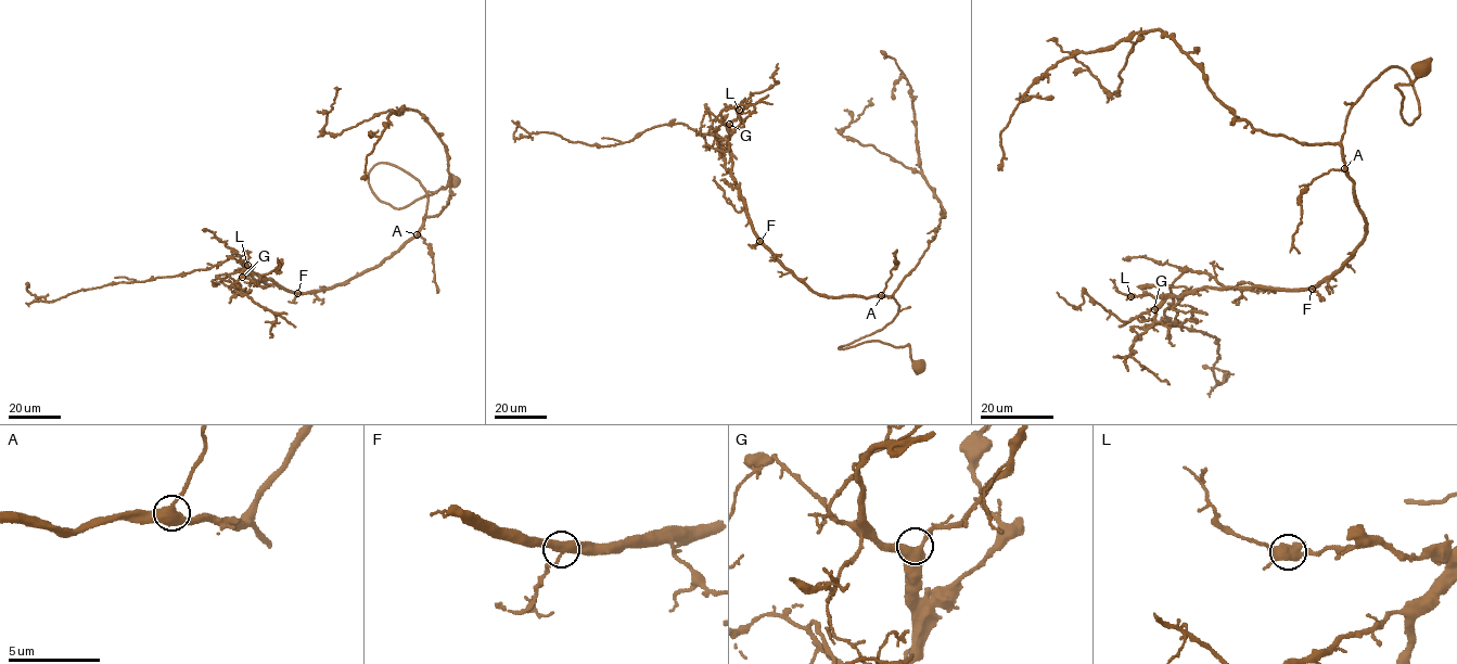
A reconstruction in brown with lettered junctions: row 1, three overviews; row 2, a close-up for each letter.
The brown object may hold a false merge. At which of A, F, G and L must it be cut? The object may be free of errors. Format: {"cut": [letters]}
{"cut": []}

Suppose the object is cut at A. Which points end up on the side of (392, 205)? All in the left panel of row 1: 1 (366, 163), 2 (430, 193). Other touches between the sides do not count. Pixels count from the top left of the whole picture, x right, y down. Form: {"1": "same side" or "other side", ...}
{"1": "other side", "2": "same side"}

